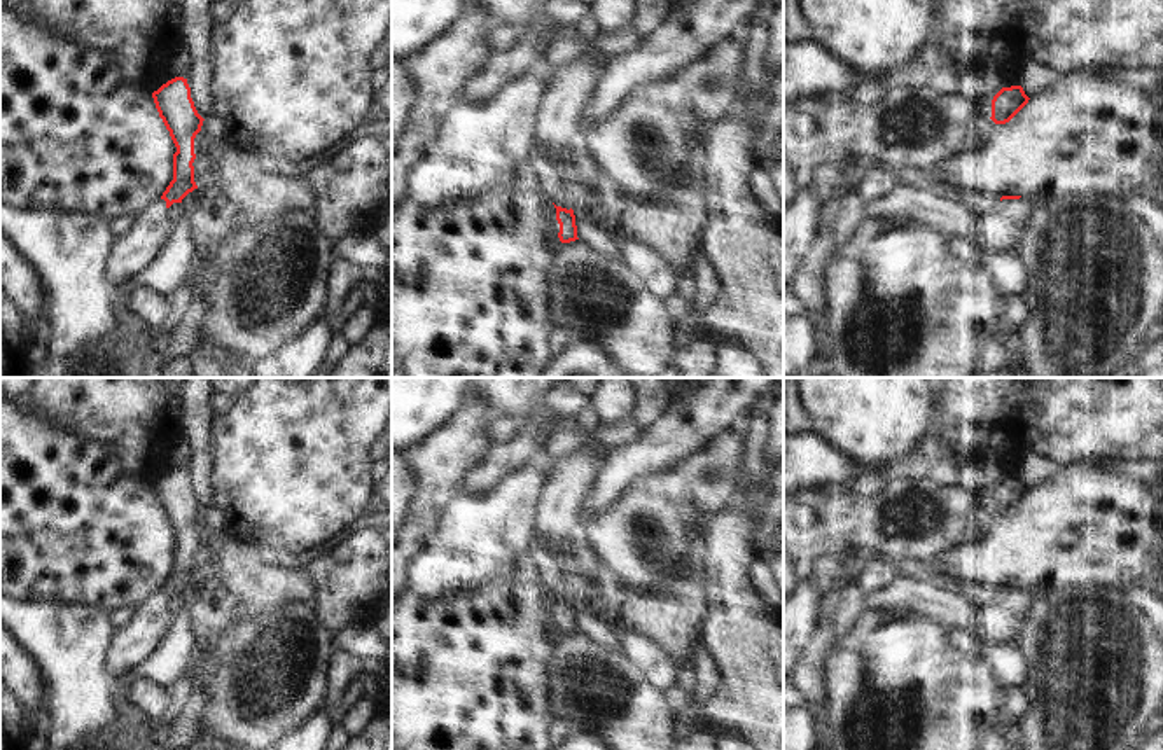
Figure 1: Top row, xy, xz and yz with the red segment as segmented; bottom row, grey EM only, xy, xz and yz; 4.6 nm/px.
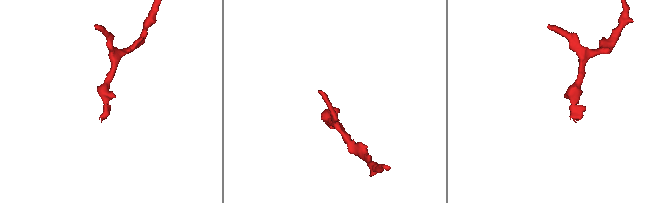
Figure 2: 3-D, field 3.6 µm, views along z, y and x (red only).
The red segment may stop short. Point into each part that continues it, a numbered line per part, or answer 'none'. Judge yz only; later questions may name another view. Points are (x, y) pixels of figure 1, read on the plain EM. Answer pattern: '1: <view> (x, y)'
1: yz (1004, 619)

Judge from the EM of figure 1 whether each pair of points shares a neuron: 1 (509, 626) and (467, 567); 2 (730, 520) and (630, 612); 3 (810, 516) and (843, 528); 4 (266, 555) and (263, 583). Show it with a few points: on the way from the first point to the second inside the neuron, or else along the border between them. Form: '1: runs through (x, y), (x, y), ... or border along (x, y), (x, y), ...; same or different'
1: border along (509, 574), (501, 574), (467, 591), (443, 598); different
2: border along (705, 532), (703, 586); different
3: runs through (819, 521), (835, 521); same
4: border along (252, 544), (263, 562), (275, 565); different

